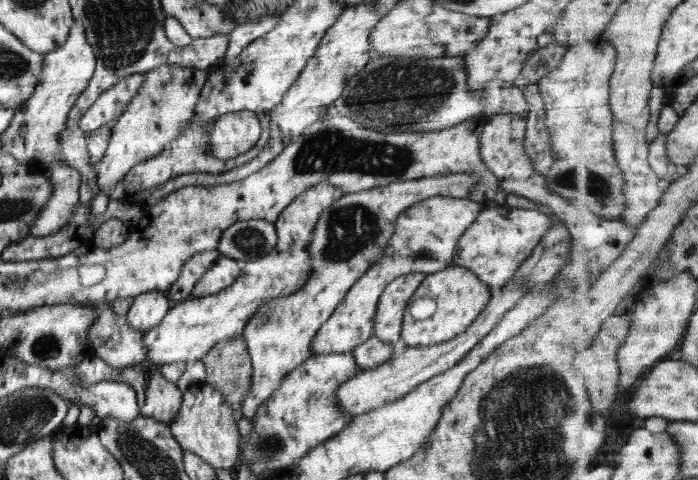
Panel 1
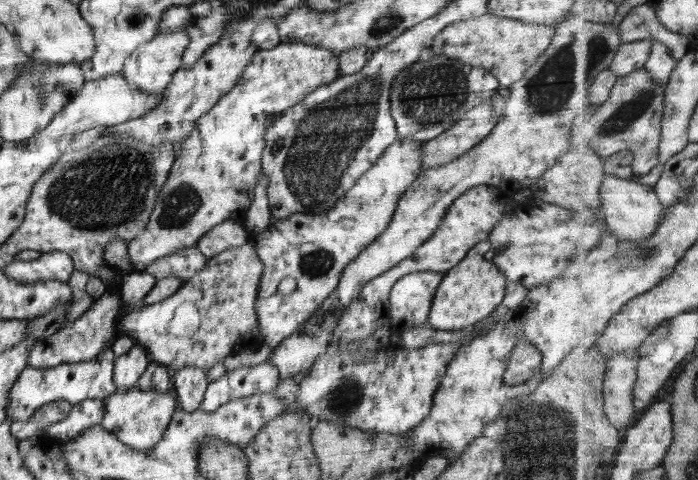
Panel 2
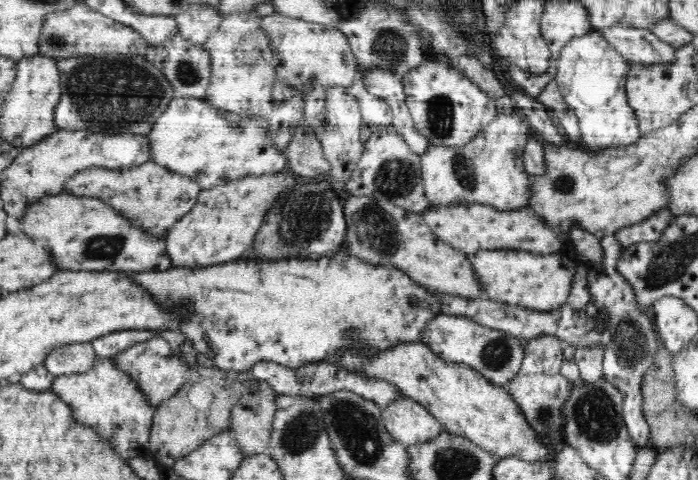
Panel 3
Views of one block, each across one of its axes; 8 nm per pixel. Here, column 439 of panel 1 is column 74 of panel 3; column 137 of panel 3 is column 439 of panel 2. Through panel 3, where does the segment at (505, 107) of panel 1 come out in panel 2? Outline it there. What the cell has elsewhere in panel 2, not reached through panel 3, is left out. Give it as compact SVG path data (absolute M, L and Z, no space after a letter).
M435 54L428 60L420 58L418 61L402 69L390 87L390 114L396 122L397 136L399 140L410 138L410 140L420 140L420 142L431 140L447 131L455 122L462 120L471 108L480 104L482 100L494 96L498 93L499 82L490 71L470 66L459 59L448 58L442 54Z

